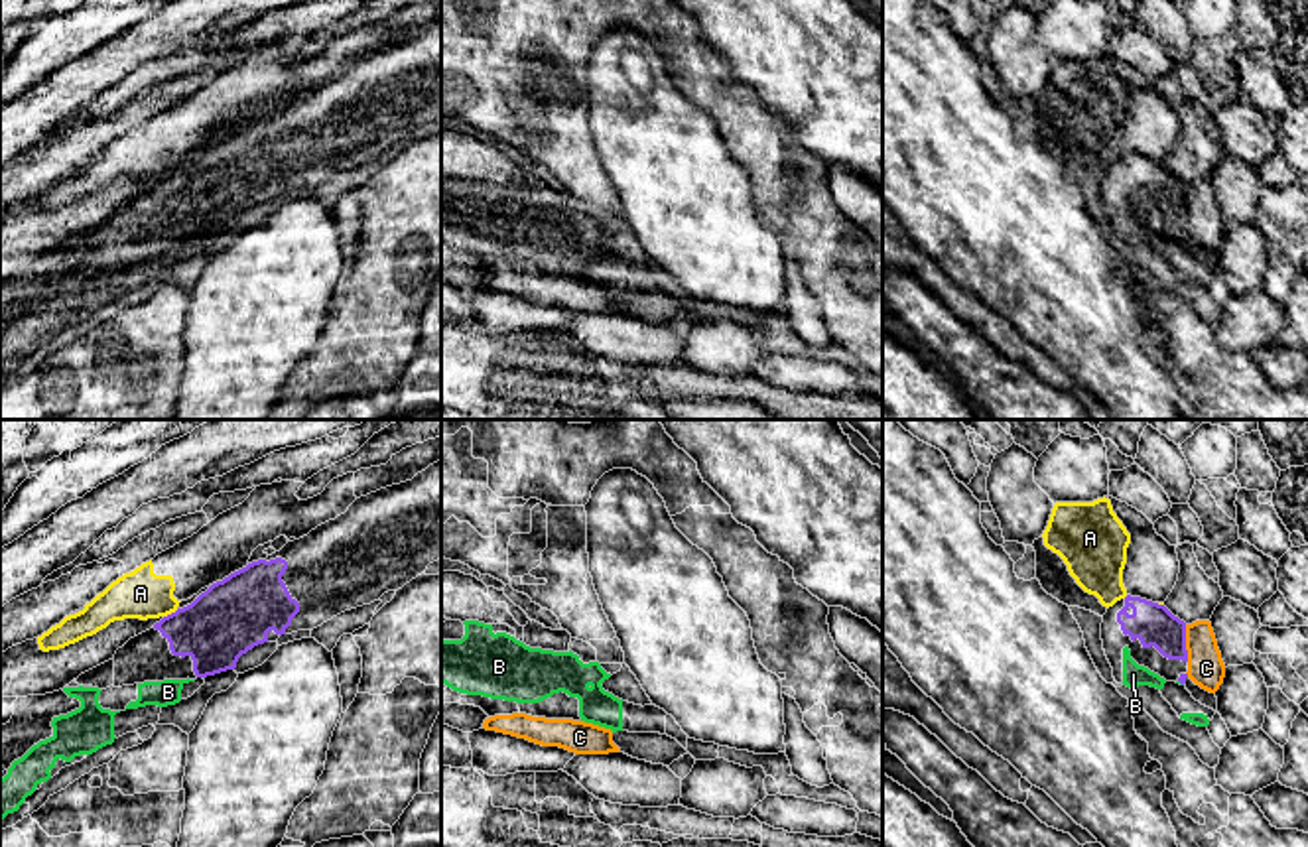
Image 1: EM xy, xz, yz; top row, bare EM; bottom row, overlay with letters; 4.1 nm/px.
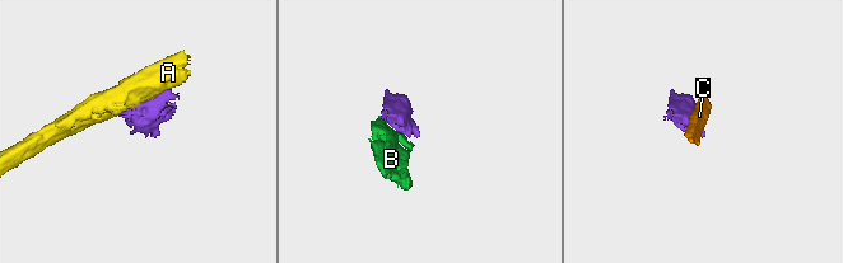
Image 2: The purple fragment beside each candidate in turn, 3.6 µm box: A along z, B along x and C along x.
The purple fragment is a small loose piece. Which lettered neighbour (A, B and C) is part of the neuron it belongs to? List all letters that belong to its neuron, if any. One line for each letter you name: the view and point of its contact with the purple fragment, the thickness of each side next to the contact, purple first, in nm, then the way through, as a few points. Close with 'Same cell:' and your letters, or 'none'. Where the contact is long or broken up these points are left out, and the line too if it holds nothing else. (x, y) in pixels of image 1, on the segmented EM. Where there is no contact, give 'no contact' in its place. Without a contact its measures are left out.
B: contact yz (1180, 682); calibres 30 and 20 nm
Same cell: B

